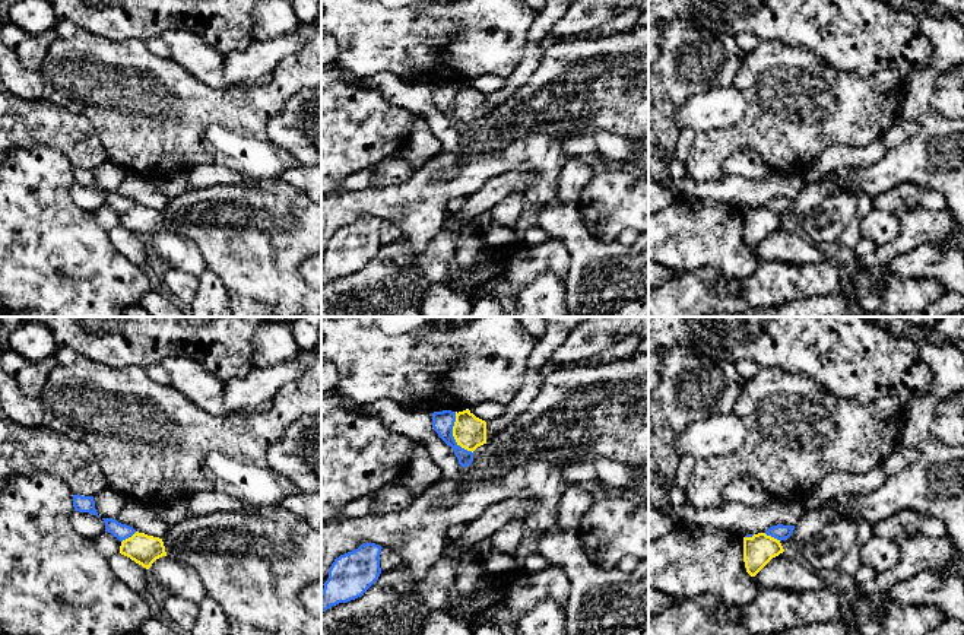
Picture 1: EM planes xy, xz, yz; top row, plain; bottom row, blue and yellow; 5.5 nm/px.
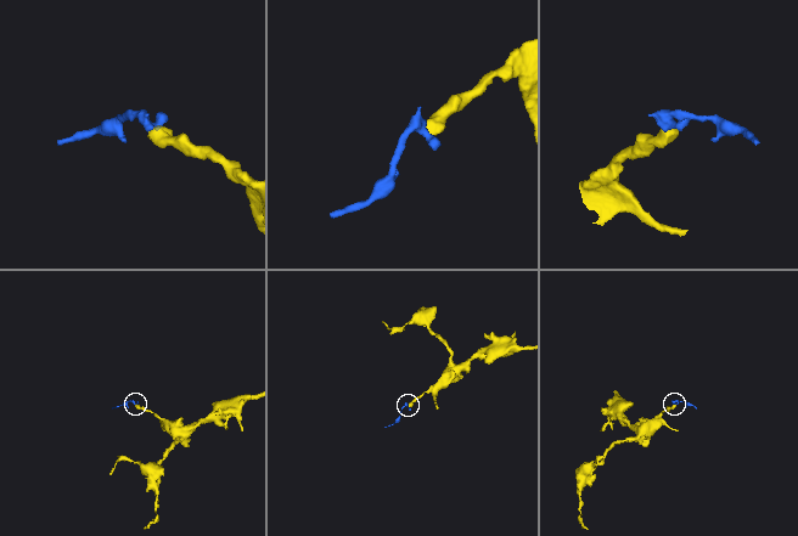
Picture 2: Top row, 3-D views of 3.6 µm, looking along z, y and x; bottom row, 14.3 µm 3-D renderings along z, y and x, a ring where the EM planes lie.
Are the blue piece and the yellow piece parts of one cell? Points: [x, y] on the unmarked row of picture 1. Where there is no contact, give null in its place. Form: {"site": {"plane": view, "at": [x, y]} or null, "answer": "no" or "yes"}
{"site": {"plane": "xz", "at": [452, 108]}, "answer": "no"}

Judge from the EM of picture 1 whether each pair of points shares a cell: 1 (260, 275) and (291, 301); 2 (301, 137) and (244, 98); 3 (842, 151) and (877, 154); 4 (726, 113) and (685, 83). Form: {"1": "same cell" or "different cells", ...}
{"1": "same cell", "2": "different cells", "3": "same cell", "4": "different cells"}

